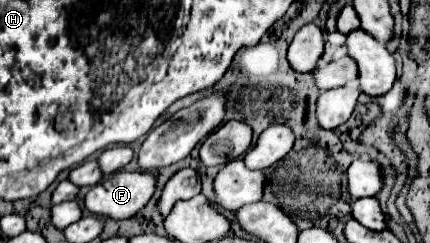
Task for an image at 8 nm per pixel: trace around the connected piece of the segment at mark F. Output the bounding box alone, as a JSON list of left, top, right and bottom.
[85,170,155,220]

